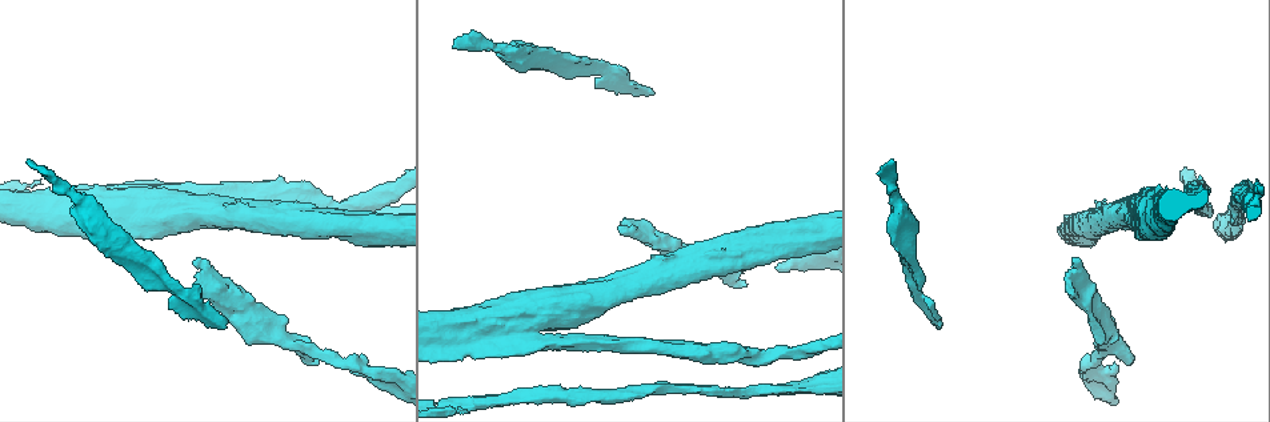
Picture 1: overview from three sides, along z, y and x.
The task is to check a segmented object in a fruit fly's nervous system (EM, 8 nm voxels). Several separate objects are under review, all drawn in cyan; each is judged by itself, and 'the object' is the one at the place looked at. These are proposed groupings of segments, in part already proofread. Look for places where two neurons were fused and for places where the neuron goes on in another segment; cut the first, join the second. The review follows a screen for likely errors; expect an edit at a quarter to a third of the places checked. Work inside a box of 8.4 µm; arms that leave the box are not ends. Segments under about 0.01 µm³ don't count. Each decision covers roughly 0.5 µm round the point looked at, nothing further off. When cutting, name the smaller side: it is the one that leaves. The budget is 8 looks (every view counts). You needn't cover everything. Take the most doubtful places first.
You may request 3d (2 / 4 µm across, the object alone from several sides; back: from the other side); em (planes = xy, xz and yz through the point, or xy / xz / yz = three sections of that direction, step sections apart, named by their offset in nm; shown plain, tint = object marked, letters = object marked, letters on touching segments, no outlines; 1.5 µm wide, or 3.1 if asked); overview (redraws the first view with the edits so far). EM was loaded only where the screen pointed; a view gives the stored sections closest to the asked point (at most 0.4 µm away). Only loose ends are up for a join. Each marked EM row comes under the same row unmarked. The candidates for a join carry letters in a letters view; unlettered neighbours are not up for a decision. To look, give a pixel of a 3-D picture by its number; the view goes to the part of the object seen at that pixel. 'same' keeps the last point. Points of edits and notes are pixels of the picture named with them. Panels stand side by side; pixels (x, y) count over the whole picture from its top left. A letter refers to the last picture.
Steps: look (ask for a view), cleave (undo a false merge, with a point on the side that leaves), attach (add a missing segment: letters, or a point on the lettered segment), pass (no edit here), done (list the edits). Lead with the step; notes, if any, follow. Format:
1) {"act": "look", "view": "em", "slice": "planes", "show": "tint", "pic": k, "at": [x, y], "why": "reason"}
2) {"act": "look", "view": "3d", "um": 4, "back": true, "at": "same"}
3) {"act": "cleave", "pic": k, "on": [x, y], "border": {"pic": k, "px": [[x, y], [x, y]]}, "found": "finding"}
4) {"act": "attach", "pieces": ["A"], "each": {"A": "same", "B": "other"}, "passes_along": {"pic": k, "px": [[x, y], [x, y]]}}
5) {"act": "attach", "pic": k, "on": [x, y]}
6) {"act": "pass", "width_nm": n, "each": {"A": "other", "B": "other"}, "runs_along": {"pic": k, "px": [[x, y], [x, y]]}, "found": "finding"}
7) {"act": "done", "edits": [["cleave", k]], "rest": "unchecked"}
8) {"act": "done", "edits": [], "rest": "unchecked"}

{"act": "look", "view": "em", "slice": "yz", "step": 4, "show": "tint", "pic": 1, "at": [649, 94], "why": "free end"}

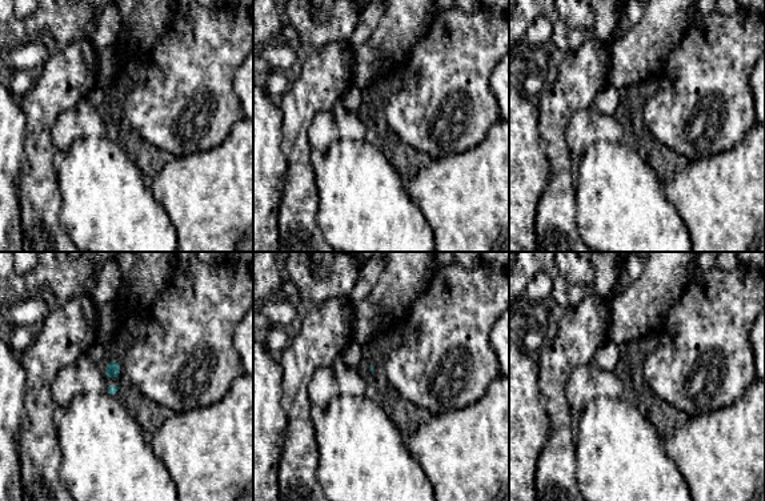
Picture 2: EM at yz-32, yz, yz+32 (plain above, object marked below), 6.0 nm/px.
{"act": "look", "view": "em", "slice": "planes", "show": "tint", "at": "same", "why": "another direction"}

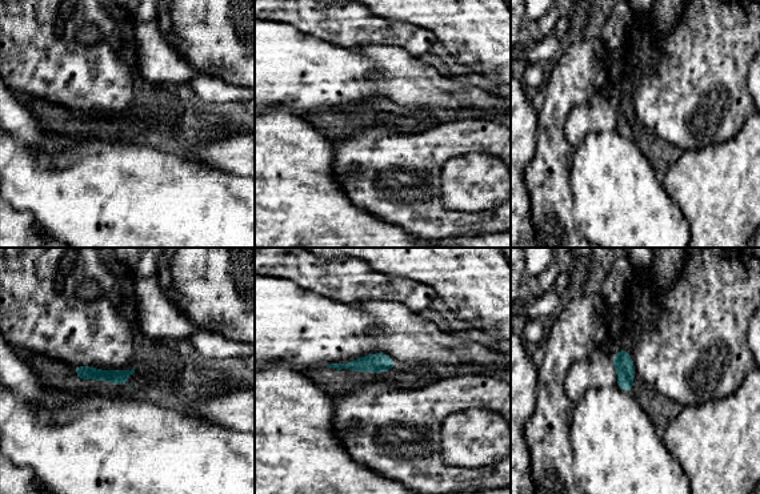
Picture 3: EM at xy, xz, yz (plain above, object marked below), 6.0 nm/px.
{"act": "look", "view": "em", "slice": "planes", "show": "letters", "at": "same", "why": "see the neighbours"}

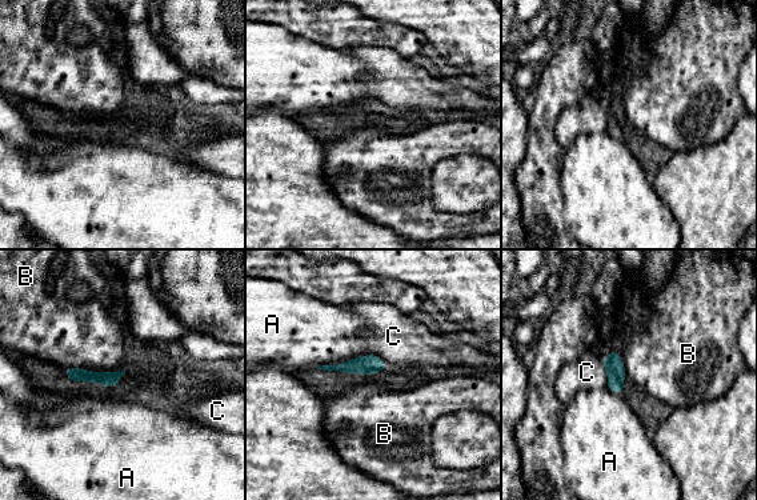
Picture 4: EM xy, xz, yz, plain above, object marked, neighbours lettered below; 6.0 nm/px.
{"act": "pass", "width_nm": 100, "longest_contact_nm": ["B", 360], "each": {"A": "other", "B": "other", "C": "other"}, "found": "none of them fits"}

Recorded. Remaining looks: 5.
{"act": "look", "view": "3d", "um": 4, "pic": 1, "at": [46, 201], "why": "thick turns thin"}

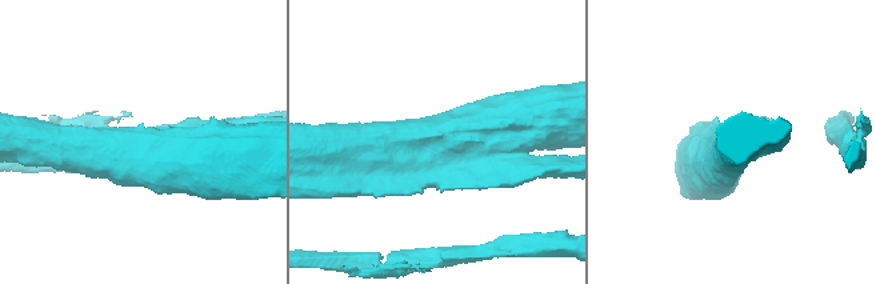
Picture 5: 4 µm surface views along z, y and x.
{"act": "look", "view": "em", "slice": "planes", "show": "tint", "pic": 5, "at": [434, 163], "why": "shape alone is not enough"}

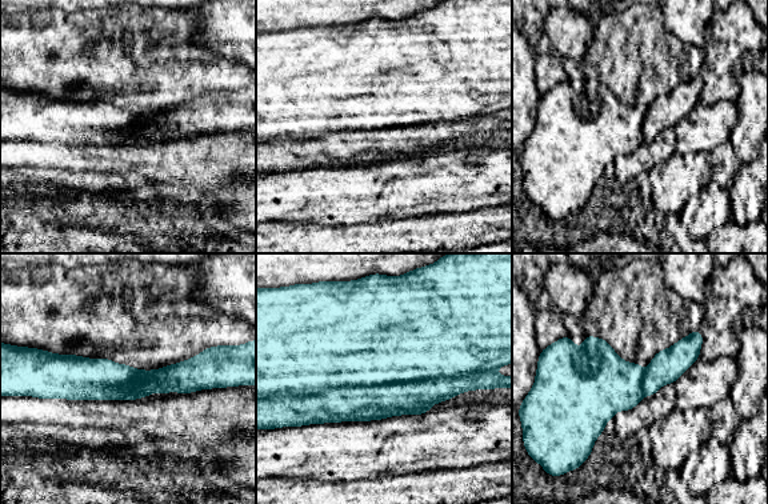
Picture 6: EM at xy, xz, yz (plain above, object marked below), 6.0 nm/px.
{"act": "look", "view": "em", "slice": "planes", "show": "letters", "at": "same"}

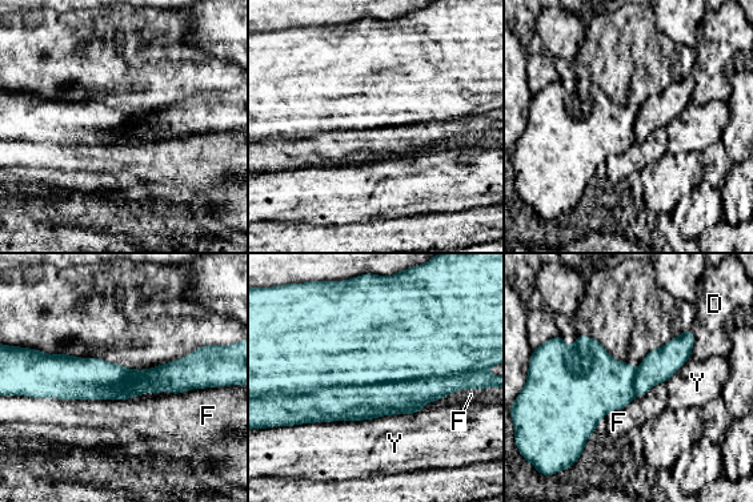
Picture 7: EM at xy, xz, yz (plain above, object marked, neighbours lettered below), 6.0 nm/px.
{"act": "cleave", "pic": 7, "on": [365, 402], "longest_contact_nm": ["Y", 1000], "each": {"D": "other", "F": "other", "Y": "other"}, "border": {"pic": 7, "px": [[431, 376], [248, 398]]}, "found": "a second neuron is stuck on"}

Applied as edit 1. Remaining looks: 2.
{"act": "done", "edits": [["cleave", 7]], "rest": "unchecked"}

